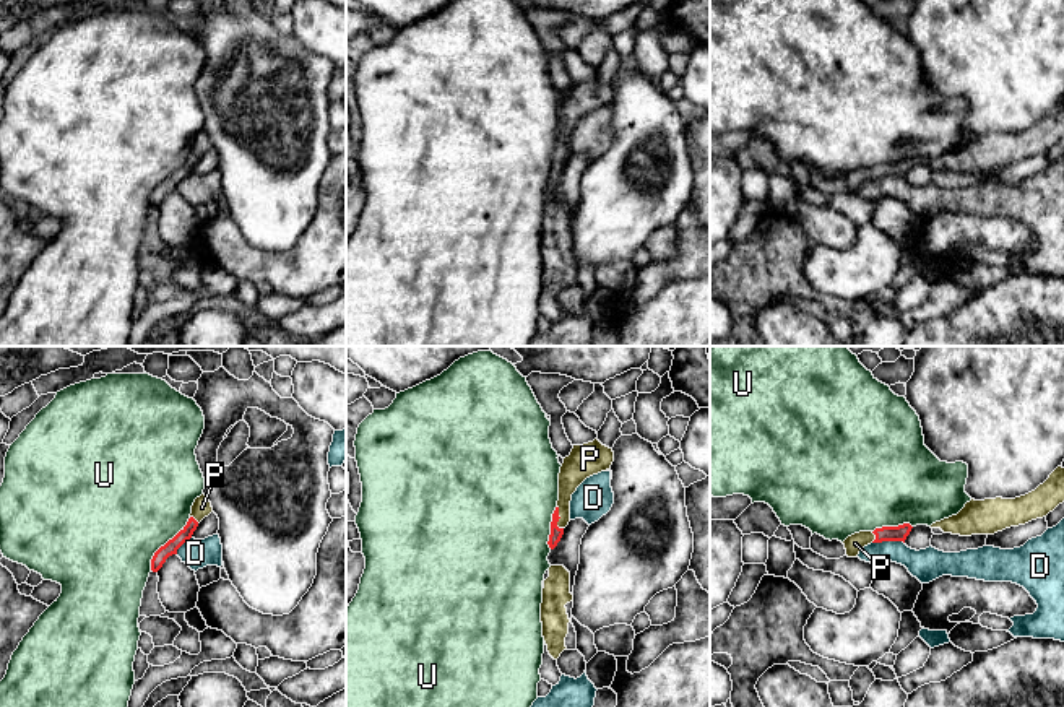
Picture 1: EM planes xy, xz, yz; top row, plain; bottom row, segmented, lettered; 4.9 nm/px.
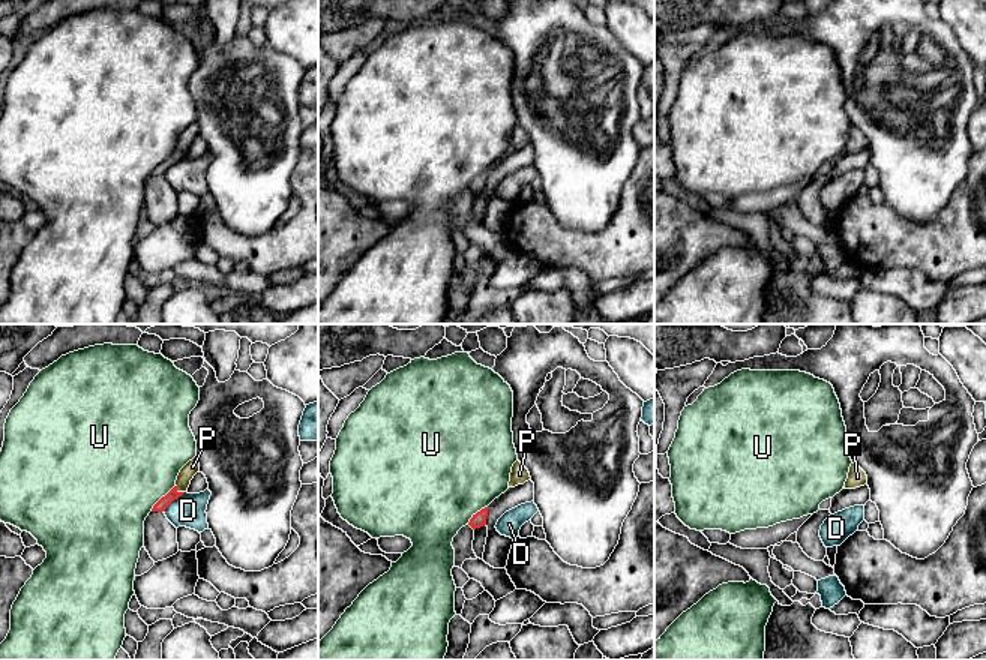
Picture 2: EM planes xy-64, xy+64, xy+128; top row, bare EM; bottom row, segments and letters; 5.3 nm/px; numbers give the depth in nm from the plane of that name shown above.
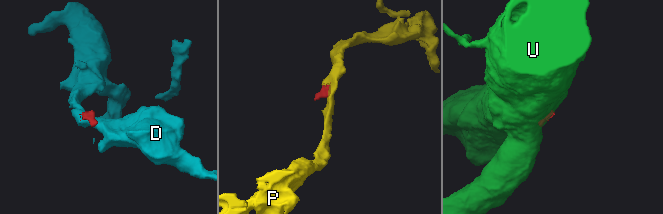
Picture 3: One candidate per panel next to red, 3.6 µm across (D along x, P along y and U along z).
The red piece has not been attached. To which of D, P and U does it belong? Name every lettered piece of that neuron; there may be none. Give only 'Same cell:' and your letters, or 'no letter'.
Same cell: P

